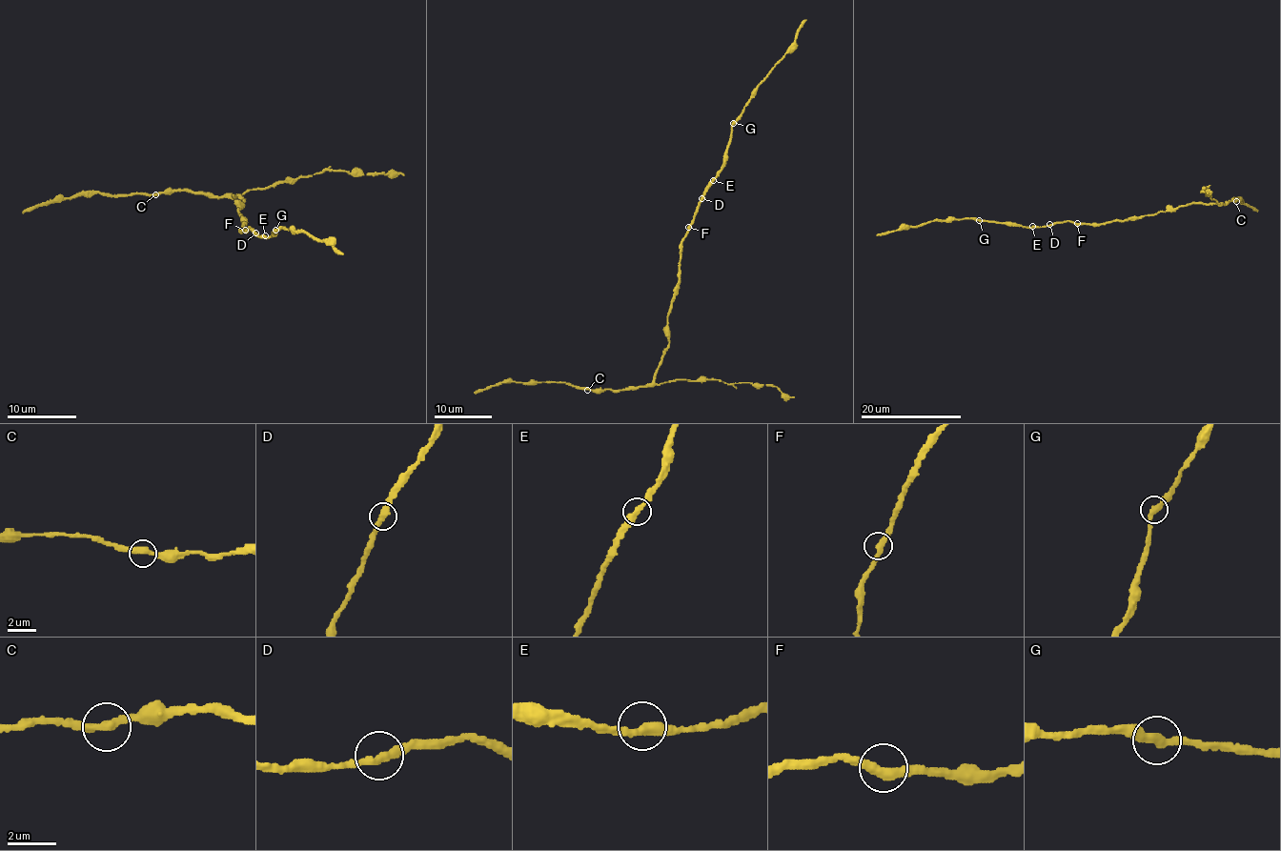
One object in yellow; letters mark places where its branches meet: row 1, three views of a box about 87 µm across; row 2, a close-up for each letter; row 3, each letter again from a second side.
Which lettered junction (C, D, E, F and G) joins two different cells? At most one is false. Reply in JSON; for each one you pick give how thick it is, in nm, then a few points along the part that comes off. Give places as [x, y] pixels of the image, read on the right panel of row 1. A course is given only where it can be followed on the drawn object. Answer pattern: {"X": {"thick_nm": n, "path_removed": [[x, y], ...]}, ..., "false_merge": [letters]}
{"false_merge": []}

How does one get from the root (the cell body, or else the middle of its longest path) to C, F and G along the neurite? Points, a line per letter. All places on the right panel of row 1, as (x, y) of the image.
C: (1121, 220), (1174, 212), (1193, 203), (1223, 205), (1234, 198), (1236, 201)
F: (1121, 220), (1099, 224), (1077, 223)
G: (1121, 220), (1099, 224), (1057, 222), (1042, 227), (1022, 228), (979, 220)

